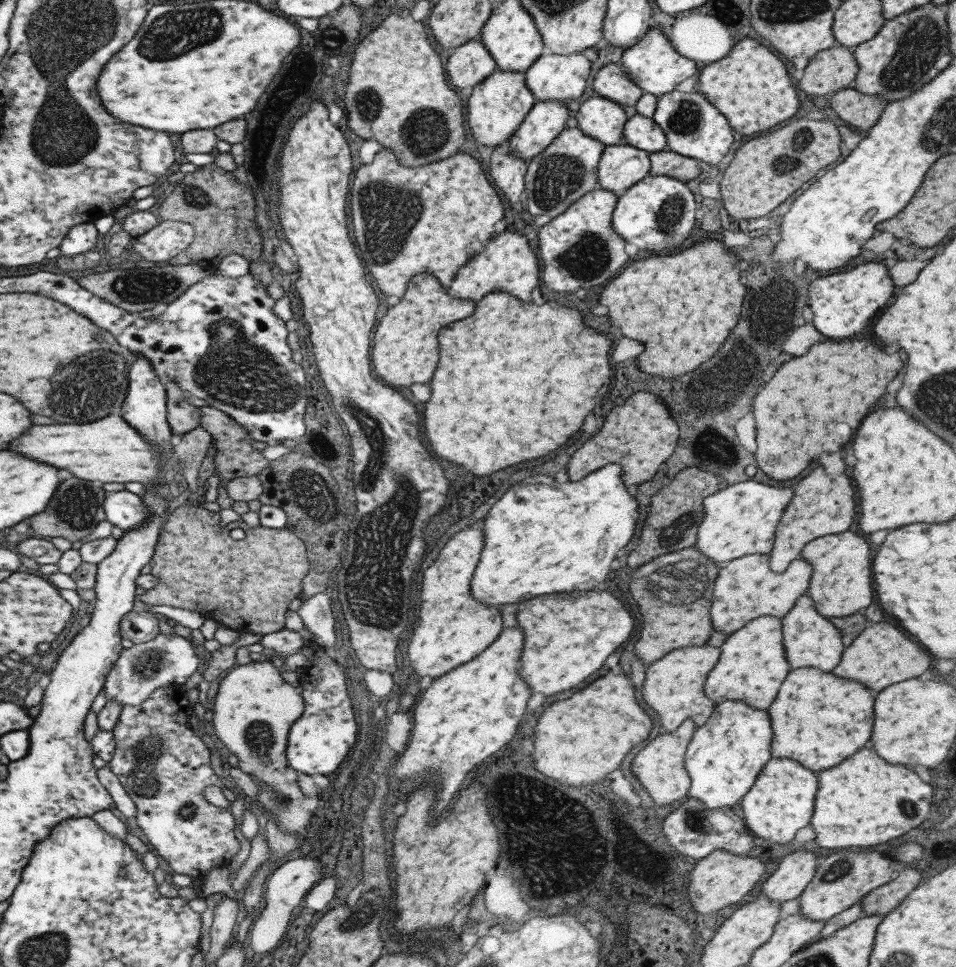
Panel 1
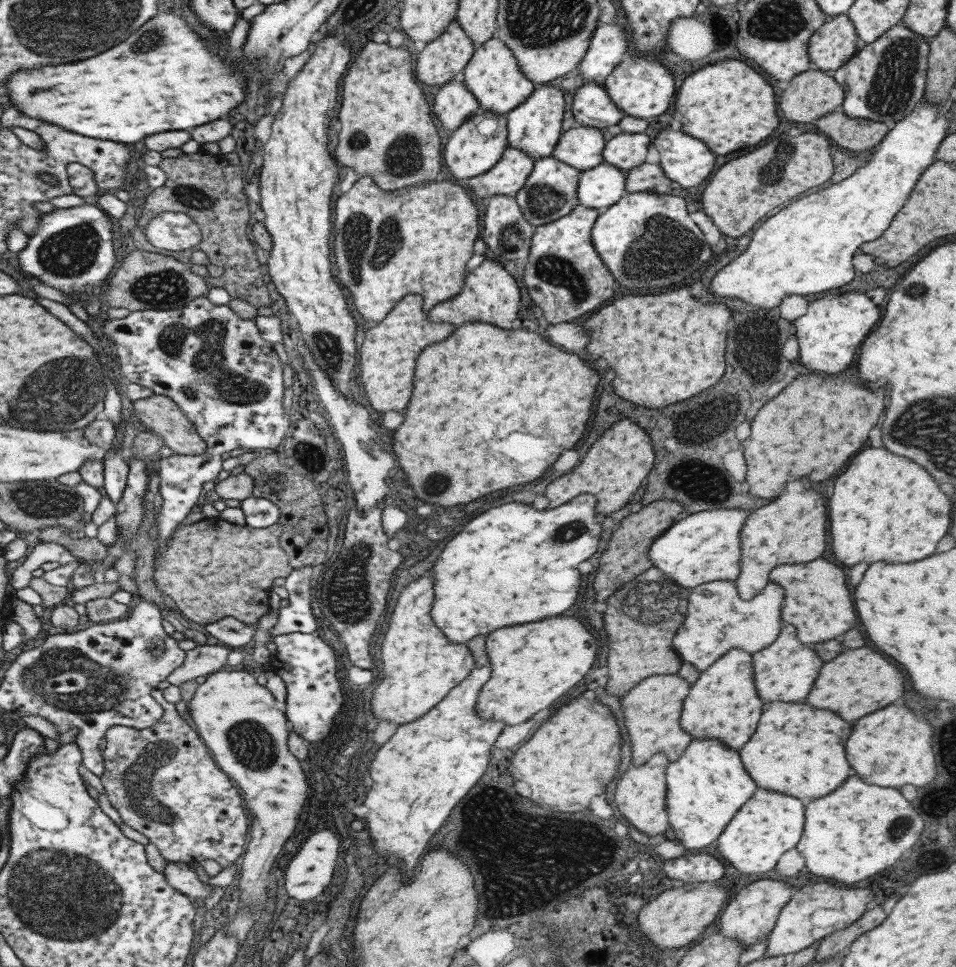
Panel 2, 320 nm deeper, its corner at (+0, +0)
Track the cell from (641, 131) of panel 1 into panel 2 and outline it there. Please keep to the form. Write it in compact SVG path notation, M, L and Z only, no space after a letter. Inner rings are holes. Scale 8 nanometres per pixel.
M643 132L619 133L605 142L602 160L626 172L644 163L649 140L649 136Z

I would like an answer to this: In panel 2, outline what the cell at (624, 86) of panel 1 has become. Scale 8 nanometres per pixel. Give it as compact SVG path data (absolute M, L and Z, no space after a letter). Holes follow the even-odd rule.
M590 80L575 89L570 105L577 126L607 128L617 124L625 116L610 101L605 89Z

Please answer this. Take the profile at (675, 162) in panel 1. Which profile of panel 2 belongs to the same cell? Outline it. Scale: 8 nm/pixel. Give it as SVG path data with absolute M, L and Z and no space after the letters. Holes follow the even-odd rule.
M643 163L625 172L626 192L646 192L647 194L667 194L675 182L669 180L655 163Z

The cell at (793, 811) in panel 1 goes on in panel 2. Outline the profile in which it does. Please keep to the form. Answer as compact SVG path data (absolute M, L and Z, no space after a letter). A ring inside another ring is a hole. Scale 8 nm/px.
M757 790L737 810L716 838L715 854L741 874L763 874L774 868L779 857L797 844L804 825L804 806L798 798Z

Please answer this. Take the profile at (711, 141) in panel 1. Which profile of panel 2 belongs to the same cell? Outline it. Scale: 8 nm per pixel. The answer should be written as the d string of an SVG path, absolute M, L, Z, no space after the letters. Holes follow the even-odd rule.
M667 126L653 141L663 174L681 188L701 184L715 166L714 154L707 146L678 128L671 130Z

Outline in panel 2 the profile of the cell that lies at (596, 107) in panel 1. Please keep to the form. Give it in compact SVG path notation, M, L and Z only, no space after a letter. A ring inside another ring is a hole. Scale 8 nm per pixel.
M577 126L562 133L550 156L579 171L589 170L602 163L604 144L599 128Z

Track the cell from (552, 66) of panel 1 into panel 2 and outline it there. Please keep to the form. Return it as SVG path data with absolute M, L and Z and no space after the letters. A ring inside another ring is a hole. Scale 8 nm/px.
M548 82L535 85L533 92L519 106L504 113L507 147L522 150L533 161L550 156L562 135L560 126L565 106L567 104L558 88L551 86Z

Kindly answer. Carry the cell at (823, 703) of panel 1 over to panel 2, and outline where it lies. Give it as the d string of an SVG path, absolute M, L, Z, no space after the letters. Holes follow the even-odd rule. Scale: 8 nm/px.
M773 702L765 708L757 730L738 752L743 769L755 786L798 798L803 806L841 786L851 772L843 752L851 724L829 710L815 710L807 704Z

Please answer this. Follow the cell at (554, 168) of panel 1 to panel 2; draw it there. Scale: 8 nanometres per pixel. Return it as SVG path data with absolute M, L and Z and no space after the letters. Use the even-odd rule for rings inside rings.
M551 156L535 160L531 172L527 175L523 186L514 195L515 202L522 211L523 218L533 227L554 222L565 216L578 205L576 197L577 181L580 171L567 166Z

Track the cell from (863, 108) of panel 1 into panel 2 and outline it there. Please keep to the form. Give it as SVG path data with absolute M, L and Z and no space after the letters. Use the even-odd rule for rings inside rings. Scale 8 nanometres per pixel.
M840 109L824 114L813 126L832 143L852 152L872 150L886 135L890 125L863 118L849 118Z

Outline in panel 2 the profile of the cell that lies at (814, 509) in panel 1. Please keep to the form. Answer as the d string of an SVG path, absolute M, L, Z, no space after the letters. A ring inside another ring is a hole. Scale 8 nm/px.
M787 482L777 498L753 510L741 525L739 537L739 574L734 580L737 596L749 600L767 584L767 574L779 564L809 562L825 550L827 518L823 498L813 490L799 488L799 482Z

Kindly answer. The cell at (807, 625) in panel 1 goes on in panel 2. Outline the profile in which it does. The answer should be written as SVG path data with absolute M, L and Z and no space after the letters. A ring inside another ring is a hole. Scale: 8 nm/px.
M787 624L781 628L769 646L751 655L752 683L764 707L775 700L801 702L809 694L811 684L821 666L821 660L815 656L815 651L811 648L809 645L801 644L796 639L795 627Z

